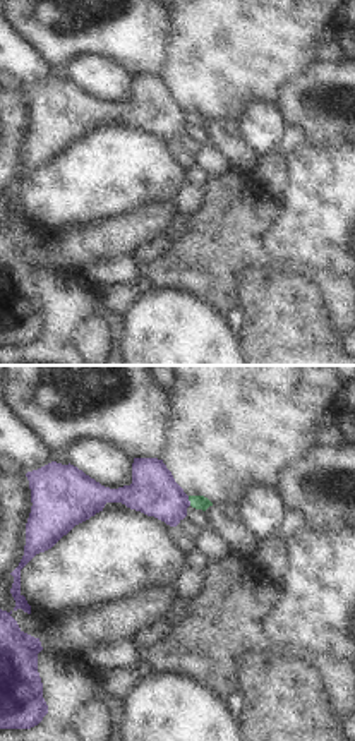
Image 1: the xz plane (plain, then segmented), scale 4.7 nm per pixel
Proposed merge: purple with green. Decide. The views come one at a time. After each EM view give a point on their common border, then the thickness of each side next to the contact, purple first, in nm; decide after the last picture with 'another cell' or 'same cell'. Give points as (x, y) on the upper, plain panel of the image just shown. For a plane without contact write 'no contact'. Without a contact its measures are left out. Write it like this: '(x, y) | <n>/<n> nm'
(189, 117) | 220/70 nm

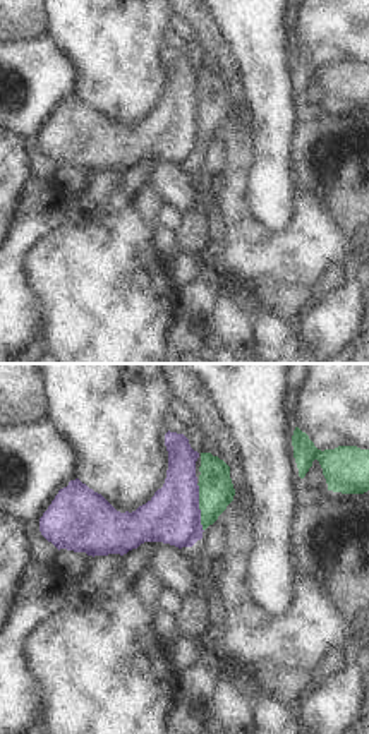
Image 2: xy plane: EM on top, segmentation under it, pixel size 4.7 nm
(198, 124) | 260/160 nm

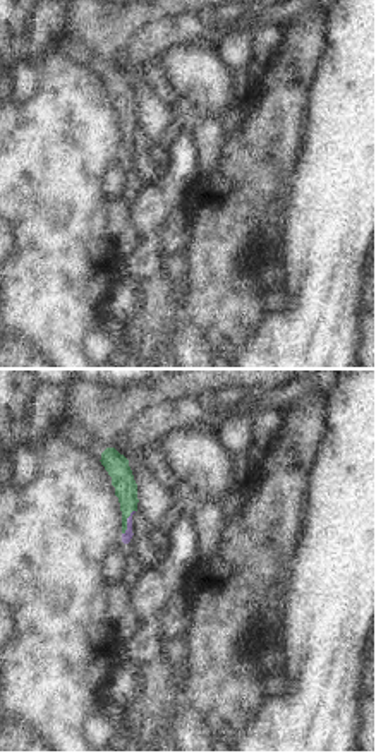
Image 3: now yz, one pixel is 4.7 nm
(127, 138) | 50/110 nm

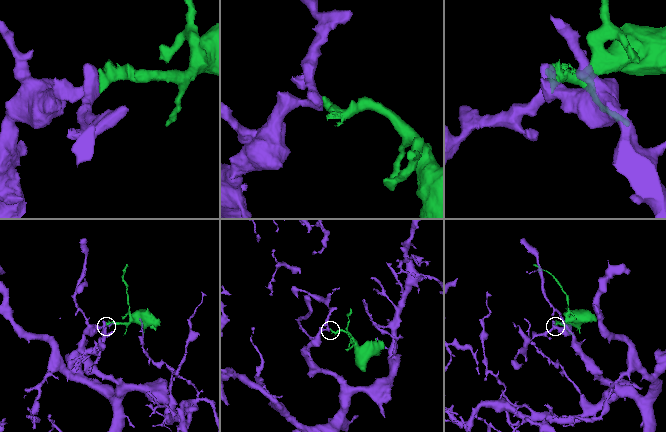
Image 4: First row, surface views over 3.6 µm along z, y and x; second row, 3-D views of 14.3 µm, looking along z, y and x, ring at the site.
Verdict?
another cell

